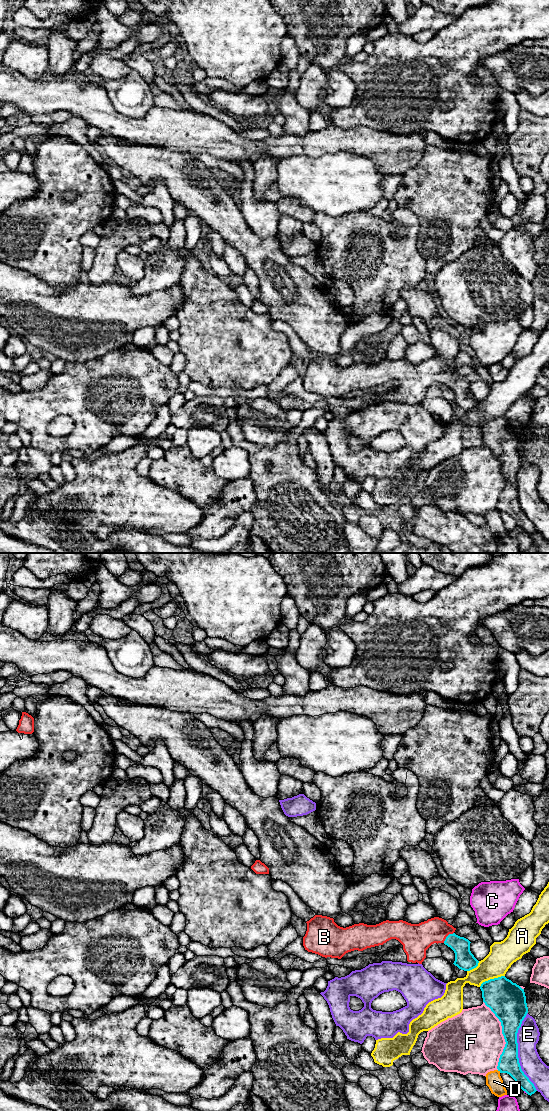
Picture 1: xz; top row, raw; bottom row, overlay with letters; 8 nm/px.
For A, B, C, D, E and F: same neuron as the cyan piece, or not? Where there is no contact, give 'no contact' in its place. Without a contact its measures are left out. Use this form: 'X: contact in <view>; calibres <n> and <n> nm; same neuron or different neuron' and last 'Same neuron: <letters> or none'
A: contact in xz; calibres 300 and 220 nm; different neuron
B: contact in xz; calibres 160 and 240 nm; same neuron
C: contact in xz; calibres 140 and 20 nm; different neuron
D: contact in xz; calibres 160 and 130 nm; different neuron
E: contact in xz; calibres 170 and 180 nm; different neuron
F: contact in xz; calibres 280 and 480 nm; different neuron
Same neuron: B

